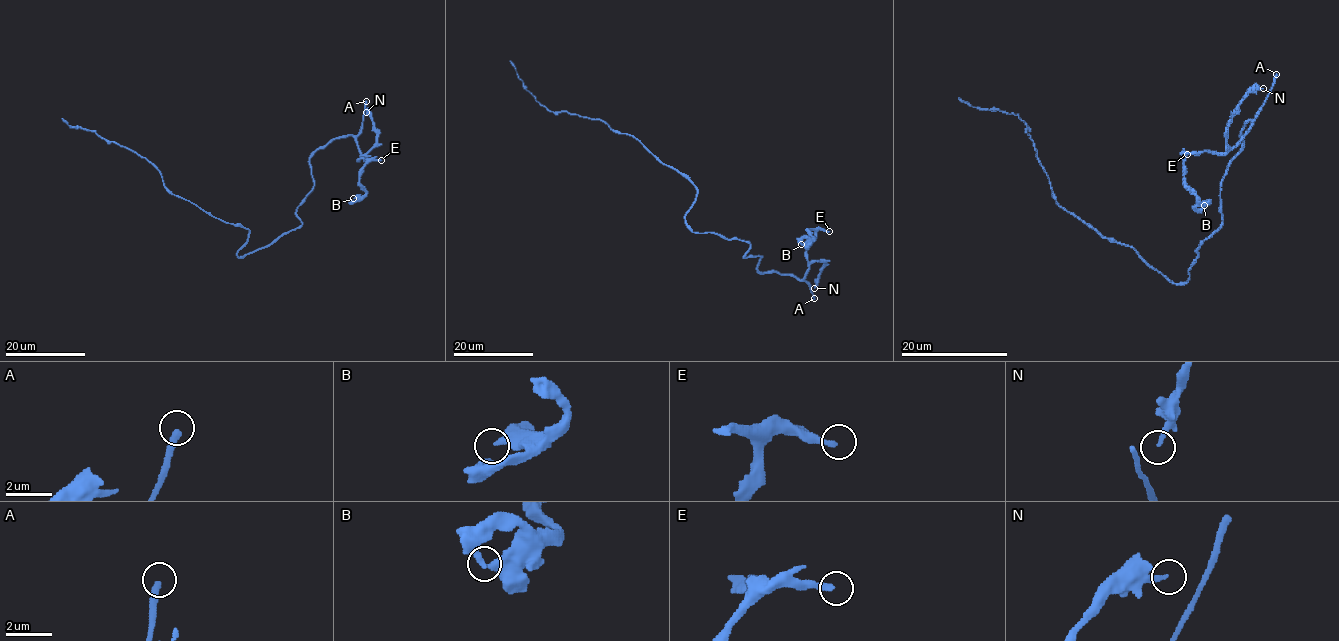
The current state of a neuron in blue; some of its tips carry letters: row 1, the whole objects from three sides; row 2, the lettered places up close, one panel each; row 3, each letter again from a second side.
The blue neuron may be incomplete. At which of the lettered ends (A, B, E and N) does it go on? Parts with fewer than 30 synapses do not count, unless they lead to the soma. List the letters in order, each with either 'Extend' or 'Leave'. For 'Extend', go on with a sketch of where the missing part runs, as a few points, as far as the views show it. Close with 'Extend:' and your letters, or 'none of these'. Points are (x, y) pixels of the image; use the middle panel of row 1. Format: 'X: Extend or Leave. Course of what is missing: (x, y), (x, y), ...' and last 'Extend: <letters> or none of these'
A: Extend
B: Leave
E: Leave
N: Leave
Extend: A

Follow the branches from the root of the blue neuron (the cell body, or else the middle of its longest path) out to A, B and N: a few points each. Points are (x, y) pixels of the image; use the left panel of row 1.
A: (245, 254), (269, 246), (302, 225), (297, 207), (314, 185), (309, 159), (334, 139), (358, 133), (366, 101)
B: (245, 254), (302, 225), (297, 207), (314, 185), (309, 159), (349, 135), (366, 160), (365, 193), (353, 198)
N: (245, 254), (302, 225), (318, 149), (349, 135), (361, 155), (373, 145), (366, 112)

